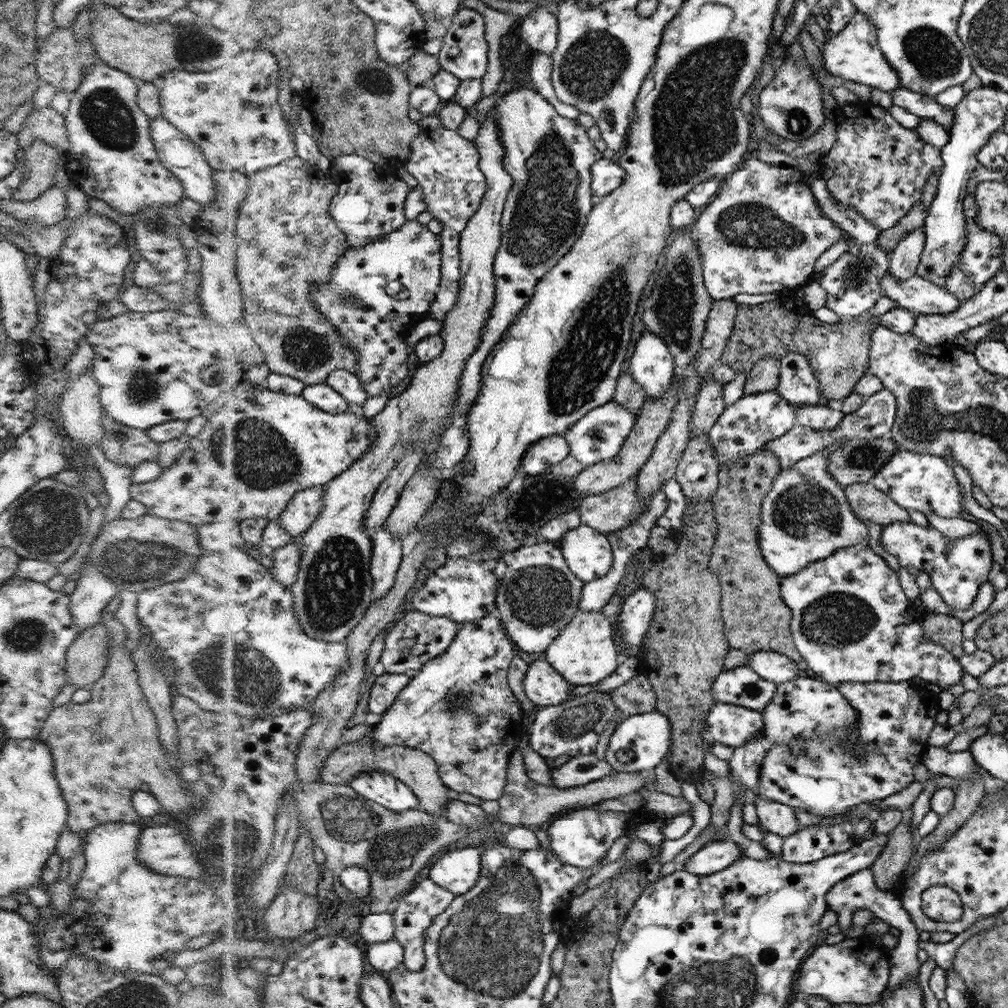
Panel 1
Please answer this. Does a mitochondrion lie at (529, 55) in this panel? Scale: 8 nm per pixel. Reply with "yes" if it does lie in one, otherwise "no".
no

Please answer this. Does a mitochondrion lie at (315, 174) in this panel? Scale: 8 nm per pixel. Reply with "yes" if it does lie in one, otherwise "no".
no

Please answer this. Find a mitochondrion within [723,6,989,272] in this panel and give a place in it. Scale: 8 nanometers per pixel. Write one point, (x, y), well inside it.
(932, 55)

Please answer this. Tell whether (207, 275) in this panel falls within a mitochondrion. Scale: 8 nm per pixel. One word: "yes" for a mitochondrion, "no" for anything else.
no

